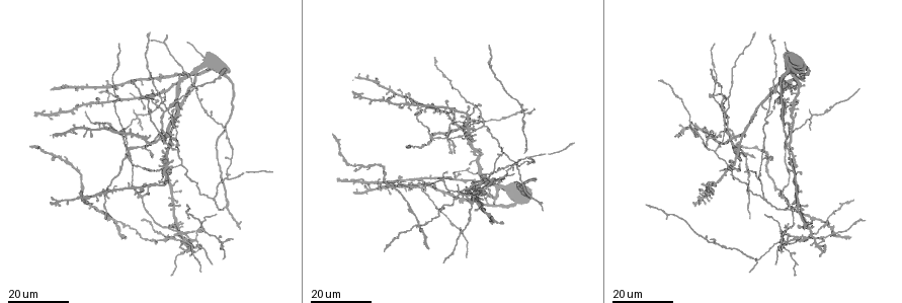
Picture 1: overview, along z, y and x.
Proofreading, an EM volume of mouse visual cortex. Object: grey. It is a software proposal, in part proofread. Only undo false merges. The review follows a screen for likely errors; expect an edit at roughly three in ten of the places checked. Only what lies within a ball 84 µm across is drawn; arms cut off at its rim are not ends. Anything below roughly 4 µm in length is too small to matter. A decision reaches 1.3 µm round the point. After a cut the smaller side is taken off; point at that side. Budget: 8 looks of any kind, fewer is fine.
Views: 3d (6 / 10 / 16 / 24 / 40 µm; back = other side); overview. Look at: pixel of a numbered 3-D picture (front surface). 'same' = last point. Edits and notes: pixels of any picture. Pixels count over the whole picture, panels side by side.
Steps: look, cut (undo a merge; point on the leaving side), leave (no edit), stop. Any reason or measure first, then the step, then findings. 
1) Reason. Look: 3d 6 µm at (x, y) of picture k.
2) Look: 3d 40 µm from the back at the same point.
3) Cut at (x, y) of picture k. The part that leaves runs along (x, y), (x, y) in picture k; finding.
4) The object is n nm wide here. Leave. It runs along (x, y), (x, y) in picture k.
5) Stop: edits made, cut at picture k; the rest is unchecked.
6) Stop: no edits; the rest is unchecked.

A fork. Look: 3d 16 µm at (229, 178) of picture 1.

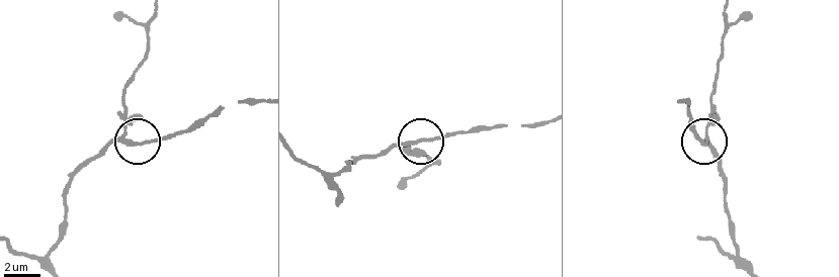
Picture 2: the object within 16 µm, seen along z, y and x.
Look: 3d 10 µm at (707, 137) of picture 2.

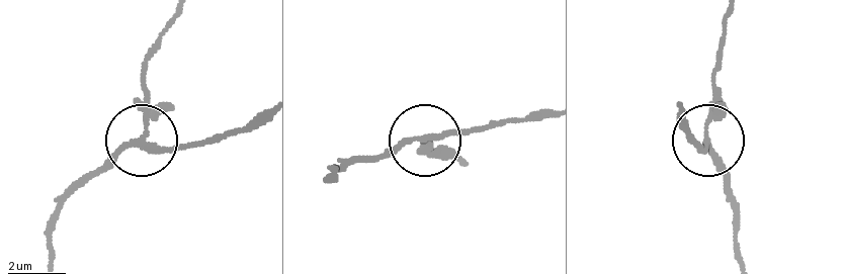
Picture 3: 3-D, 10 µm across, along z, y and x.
Other side. Look: 3d 10 µm from the back at (707, 135) of picture 3.

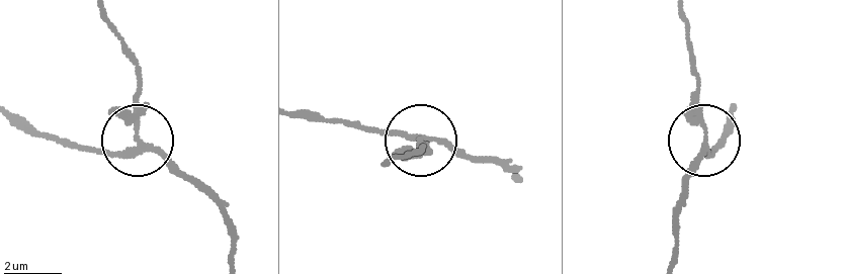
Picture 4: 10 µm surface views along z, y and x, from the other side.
The side arm is 18 µm long. Leave. It runs along (671, 261), (685, 179), (704, 141), (714, 152), (722, 145) in picture 4; one neuron here.

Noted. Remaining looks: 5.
Look: 3d 16 µm at (472, 129) of picture 1.

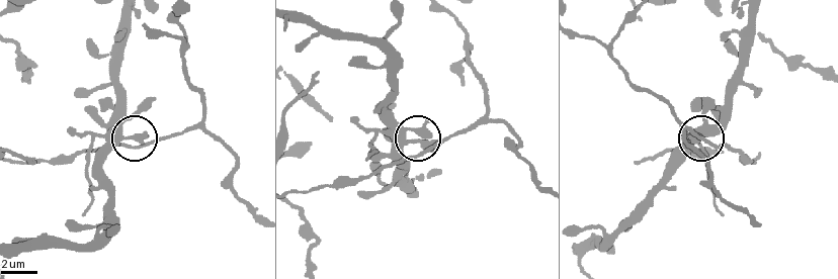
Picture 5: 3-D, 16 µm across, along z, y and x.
Look: 3d 10 µm at (125, 137) of picture 5.

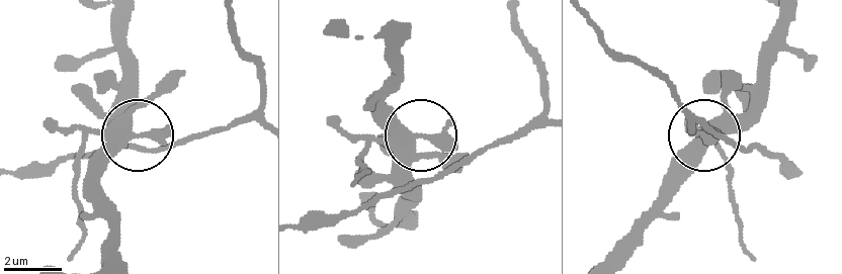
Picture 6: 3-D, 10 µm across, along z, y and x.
The object is 360 nm wide here. Leave. It runs along (794, 11), (760, 98), (717, 119), (668, 182) in picture 6; all the same neuron.

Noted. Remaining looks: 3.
Three arms meet. Look: 3d 24 µm at (138, 193) of picture 1.

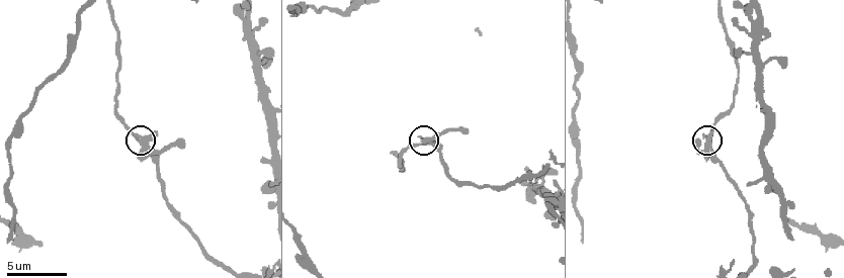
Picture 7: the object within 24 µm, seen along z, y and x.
Look: 3d 10 µm at (139, 140) of picture 7.

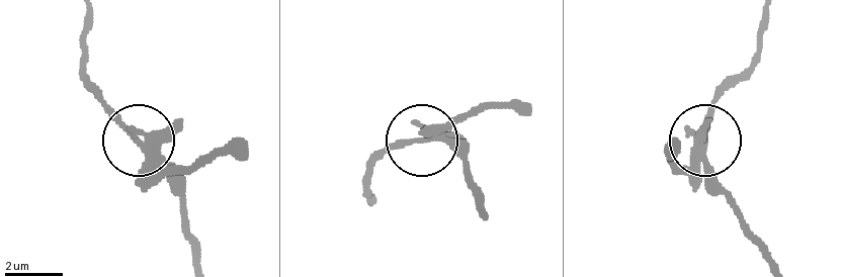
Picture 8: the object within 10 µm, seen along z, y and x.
The object is 280 nm wide here. Cut at (465, 114) of picture 8. The part that leaves runs along (153, 156), (187, 168), (243, 142) in picture 8; two neurons meet here.

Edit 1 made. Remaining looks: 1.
Stop: edits made, cut at picture 8; the rest is unchecked.

